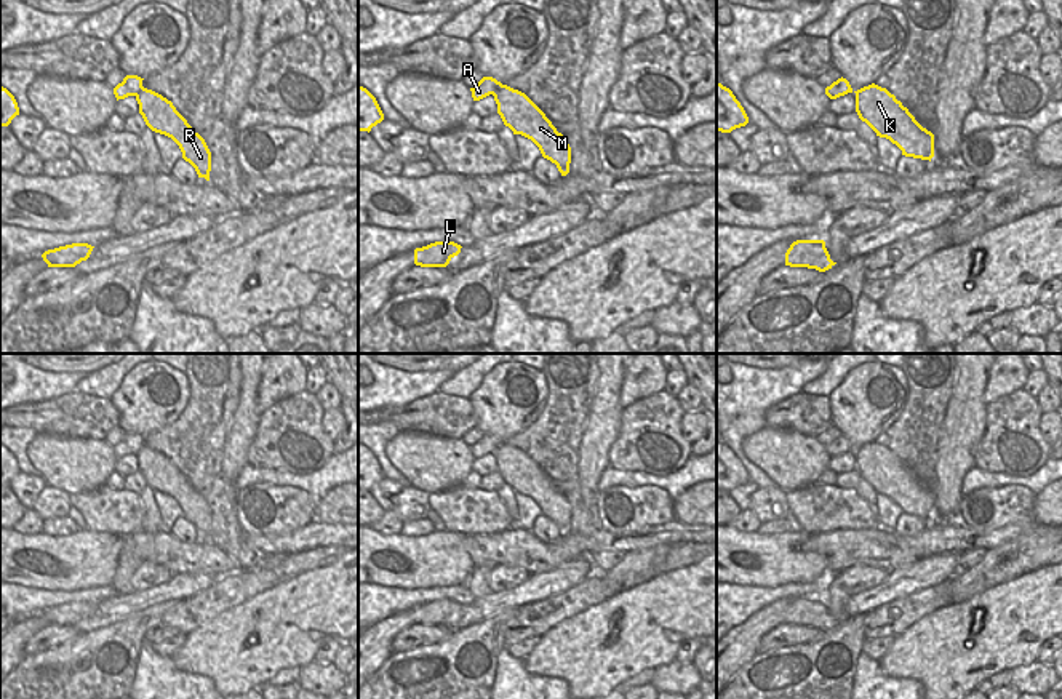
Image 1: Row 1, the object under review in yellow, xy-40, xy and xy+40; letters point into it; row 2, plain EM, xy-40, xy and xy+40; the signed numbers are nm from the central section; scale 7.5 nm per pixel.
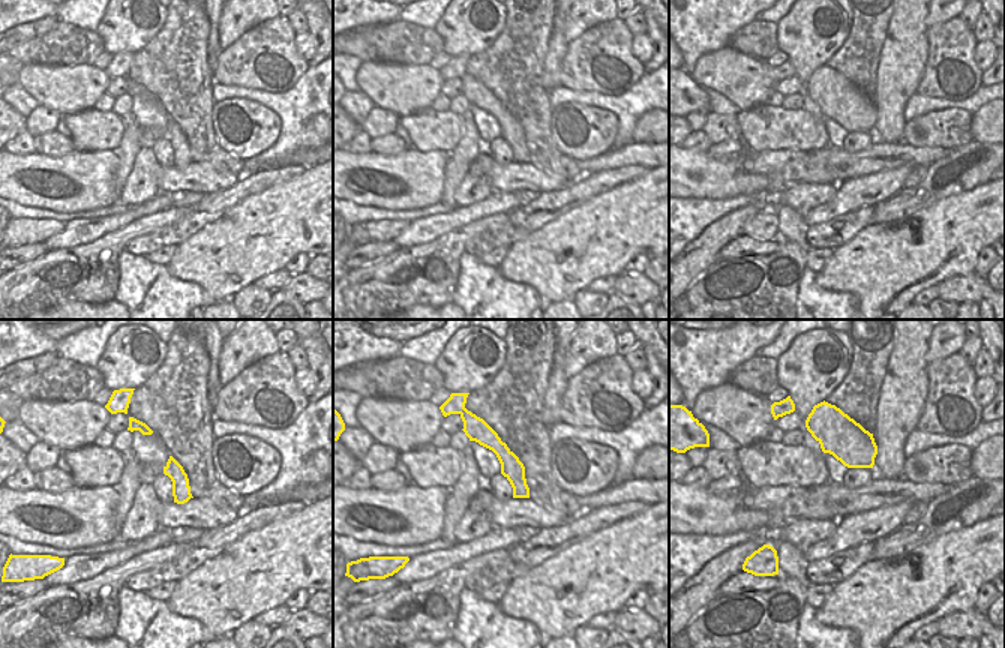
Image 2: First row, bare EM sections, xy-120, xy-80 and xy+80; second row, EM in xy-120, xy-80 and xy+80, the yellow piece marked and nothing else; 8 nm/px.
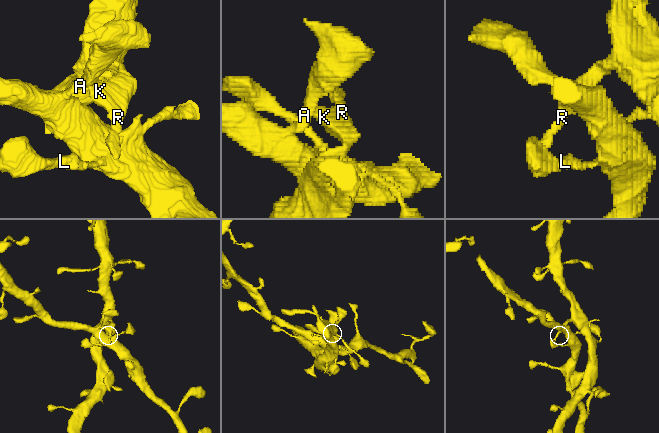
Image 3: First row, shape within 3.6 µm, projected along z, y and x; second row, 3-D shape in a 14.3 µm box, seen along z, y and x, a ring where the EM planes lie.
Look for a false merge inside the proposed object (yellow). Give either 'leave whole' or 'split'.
split

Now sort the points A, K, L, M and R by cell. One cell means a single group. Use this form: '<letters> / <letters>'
A L / K M R

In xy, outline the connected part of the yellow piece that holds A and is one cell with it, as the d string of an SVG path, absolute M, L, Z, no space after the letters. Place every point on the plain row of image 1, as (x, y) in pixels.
M483 435L473 446L470 446L472 456L473 459L480 459L489 453L494 453L501 445L502 441L496 437Z

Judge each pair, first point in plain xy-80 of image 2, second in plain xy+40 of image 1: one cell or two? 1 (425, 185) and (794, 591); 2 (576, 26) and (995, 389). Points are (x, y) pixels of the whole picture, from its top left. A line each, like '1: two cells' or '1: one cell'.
1: two cells
2: one cell

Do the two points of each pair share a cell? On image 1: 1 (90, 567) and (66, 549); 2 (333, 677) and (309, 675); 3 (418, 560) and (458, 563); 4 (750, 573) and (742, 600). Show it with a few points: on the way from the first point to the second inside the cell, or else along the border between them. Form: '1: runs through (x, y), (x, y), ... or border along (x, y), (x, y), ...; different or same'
1: runs through (83, 560), (77, 560), (72, 555); same
2: runs through (327, 677), (315, 677); same
3: runs through (427, 560), (448, 563); same
4: border along (733, 584), (786, 586); different

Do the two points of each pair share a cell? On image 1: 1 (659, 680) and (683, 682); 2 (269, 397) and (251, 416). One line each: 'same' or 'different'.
1: same
2: different

